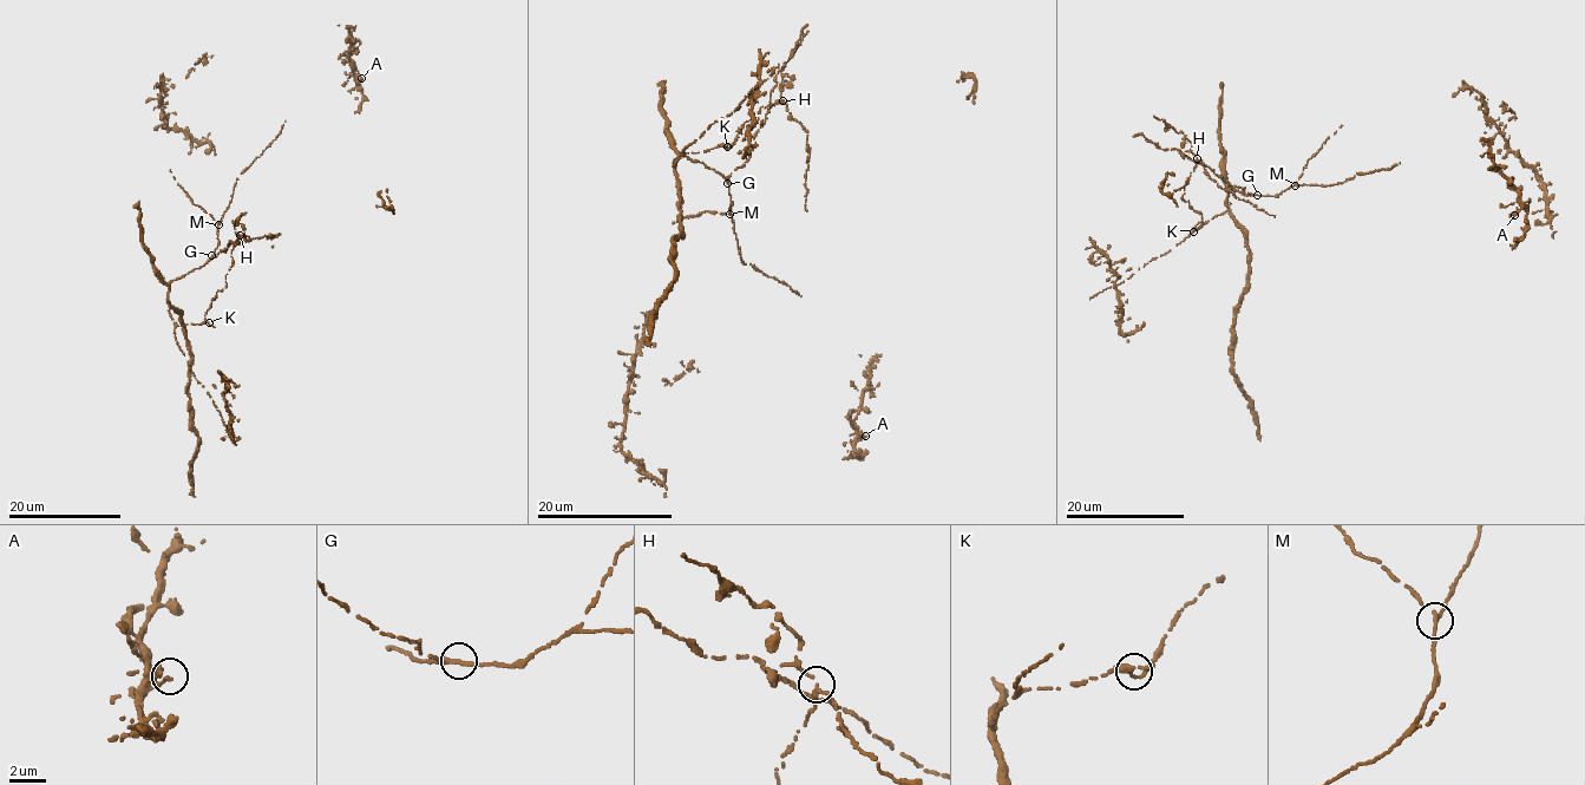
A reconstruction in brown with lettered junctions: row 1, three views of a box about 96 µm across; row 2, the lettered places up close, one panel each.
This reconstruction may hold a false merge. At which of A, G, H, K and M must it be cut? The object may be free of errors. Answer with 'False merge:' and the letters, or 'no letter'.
False merge: H

